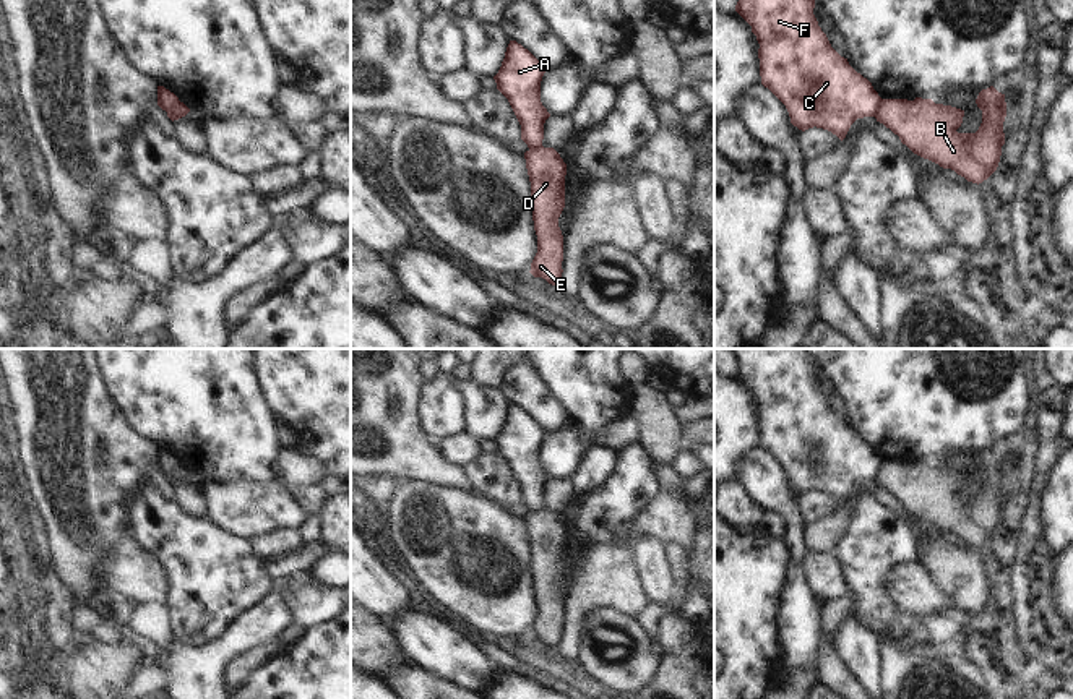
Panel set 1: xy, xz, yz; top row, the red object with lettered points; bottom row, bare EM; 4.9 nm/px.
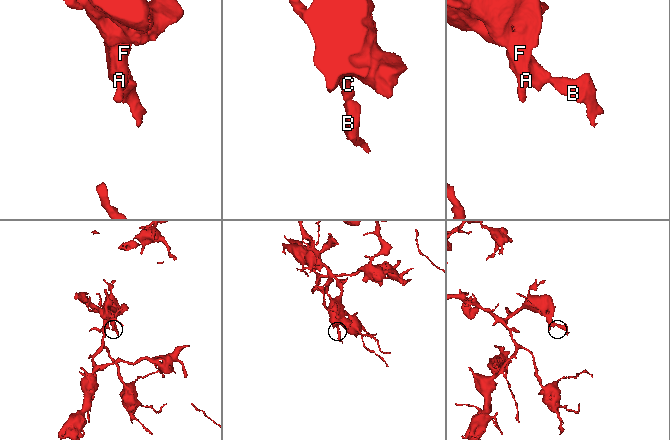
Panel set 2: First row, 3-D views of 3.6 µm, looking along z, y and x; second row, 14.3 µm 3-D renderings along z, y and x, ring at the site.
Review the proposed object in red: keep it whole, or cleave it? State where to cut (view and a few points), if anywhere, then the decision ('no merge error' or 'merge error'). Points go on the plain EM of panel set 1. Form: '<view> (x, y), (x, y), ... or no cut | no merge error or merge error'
yz (882, 463), (874, 479) | merge error

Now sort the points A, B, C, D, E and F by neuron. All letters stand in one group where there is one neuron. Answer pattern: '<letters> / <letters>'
A C F / B D E

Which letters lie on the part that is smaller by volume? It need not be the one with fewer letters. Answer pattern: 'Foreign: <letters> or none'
Foreign: B, D, E

